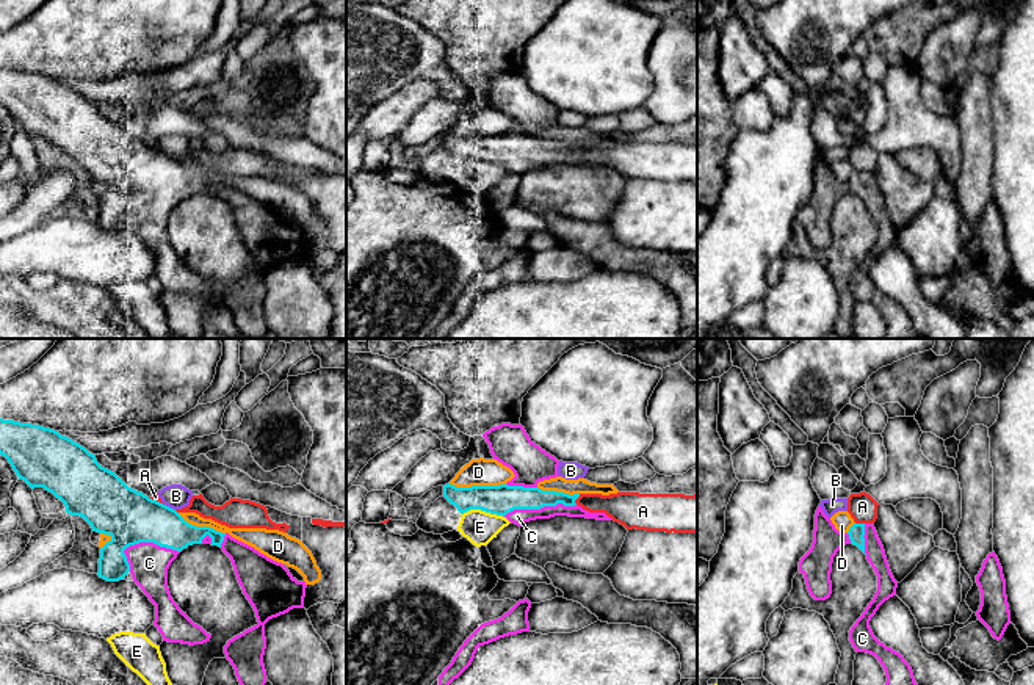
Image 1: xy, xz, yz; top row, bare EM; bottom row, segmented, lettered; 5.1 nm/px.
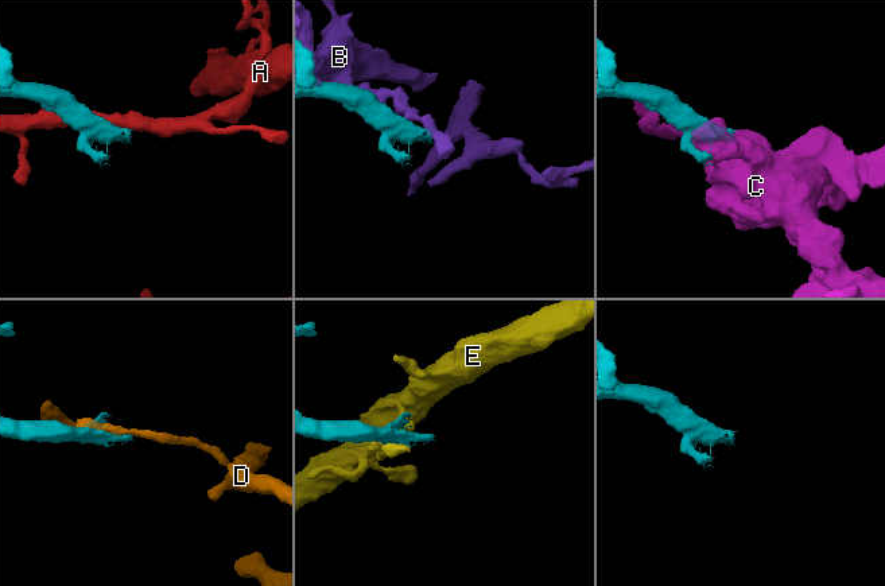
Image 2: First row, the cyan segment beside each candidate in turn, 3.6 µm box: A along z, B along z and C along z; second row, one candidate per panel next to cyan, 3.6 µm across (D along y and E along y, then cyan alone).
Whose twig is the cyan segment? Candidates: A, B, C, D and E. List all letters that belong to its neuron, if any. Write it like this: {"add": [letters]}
{"add": ["C"]}

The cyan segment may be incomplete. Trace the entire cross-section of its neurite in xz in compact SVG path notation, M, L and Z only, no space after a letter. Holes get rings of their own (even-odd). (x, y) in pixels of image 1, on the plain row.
M501 72L486 80L483 86L489 92L494 108L509 116L515 125L500 135L456 136L450 132L445 133L443 146L461 163L481 158L503 165L519 176L530 169L555 165L613 169L605 161L589 161L578 155L575 149L580 143L569 144L537 136L539 130L559 125L559 110L536 94L520 72Z

